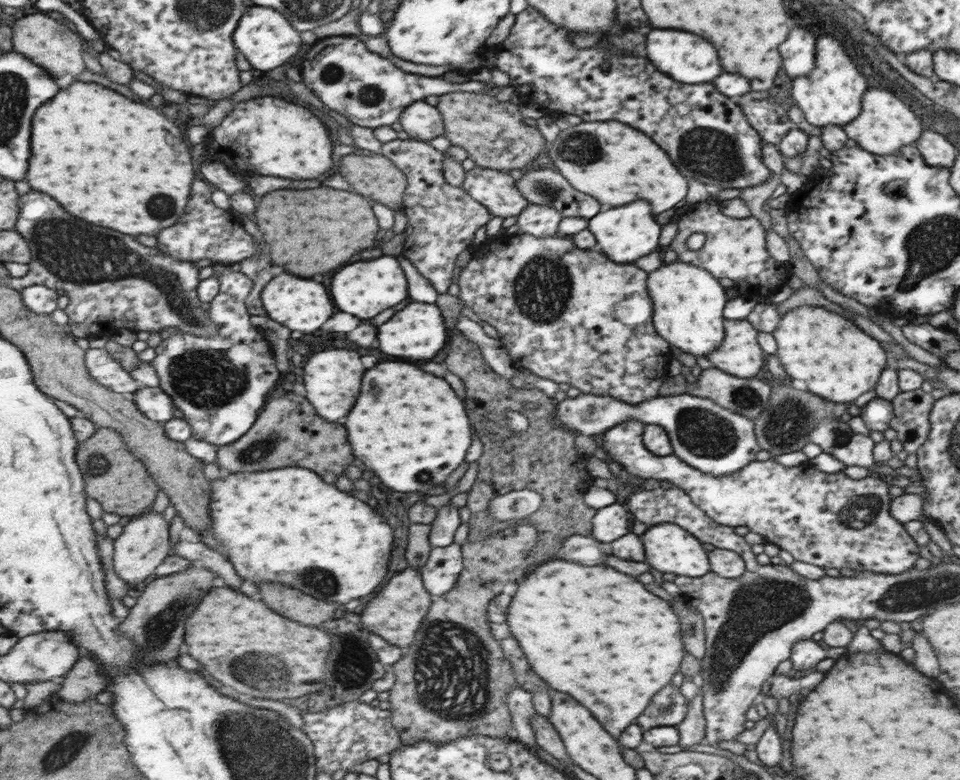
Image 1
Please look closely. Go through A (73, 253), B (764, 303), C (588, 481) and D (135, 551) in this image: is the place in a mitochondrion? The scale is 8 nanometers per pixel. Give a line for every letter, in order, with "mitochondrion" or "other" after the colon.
A: mitochondrion
B: other
C: other
D: other

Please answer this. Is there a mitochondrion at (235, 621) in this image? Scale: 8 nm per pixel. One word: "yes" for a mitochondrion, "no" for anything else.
no

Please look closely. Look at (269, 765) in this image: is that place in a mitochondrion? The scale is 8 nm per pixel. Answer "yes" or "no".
yes

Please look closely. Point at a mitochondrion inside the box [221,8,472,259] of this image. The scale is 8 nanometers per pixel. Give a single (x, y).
(370, 95)

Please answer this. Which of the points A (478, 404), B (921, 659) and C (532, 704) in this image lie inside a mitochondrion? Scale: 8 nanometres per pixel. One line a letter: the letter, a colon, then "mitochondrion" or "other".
A: other
B: other
C: other

